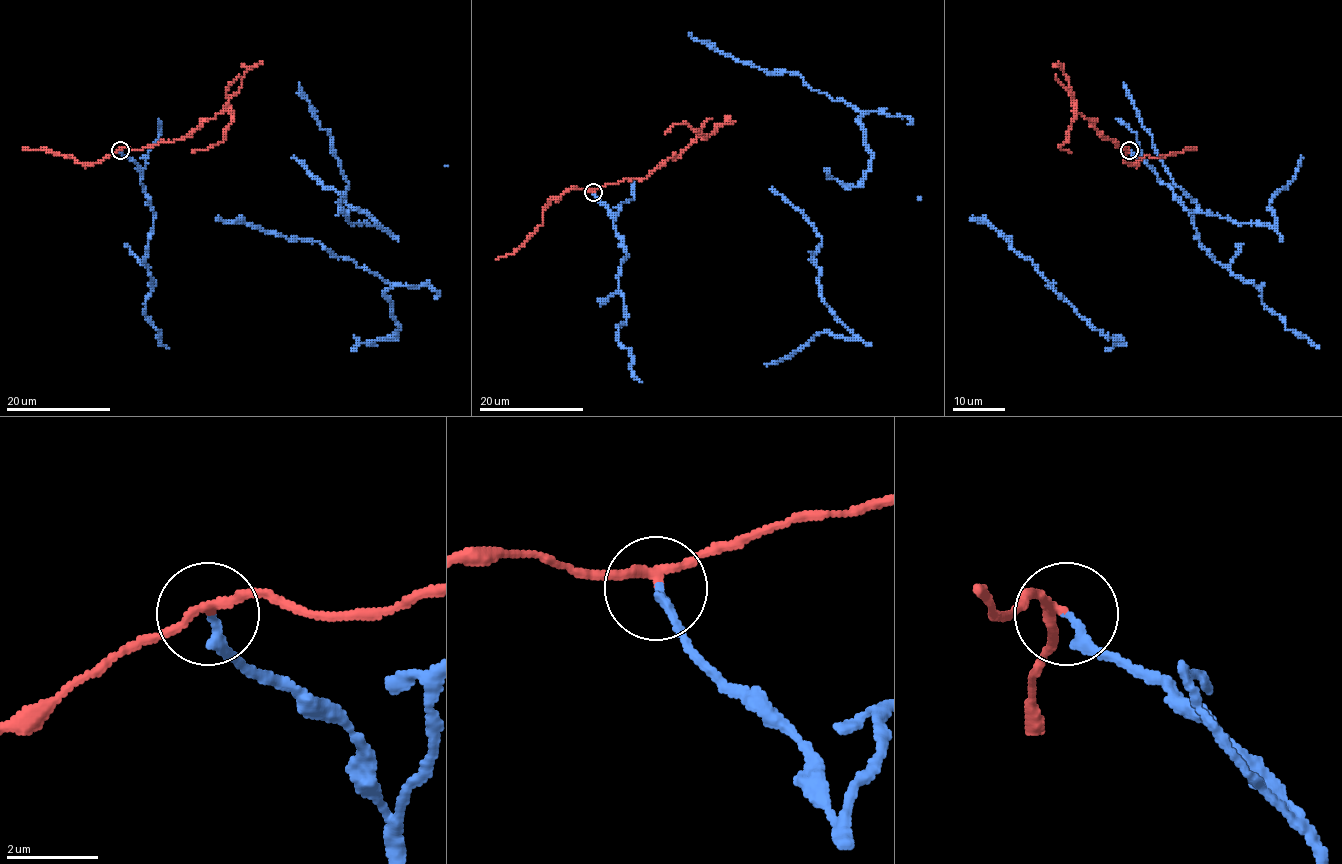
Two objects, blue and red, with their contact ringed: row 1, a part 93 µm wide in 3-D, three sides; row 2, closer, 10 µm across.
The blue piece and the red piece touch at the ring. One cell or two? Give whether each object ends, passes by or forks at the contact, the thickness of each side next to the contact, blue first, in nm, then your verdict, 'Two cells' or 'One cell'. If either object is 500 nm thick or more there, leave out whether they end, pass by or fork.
At the ring blue ends. At the ring red passes by. Thickness 200 nm (blue) against 170 nm. Two cells

